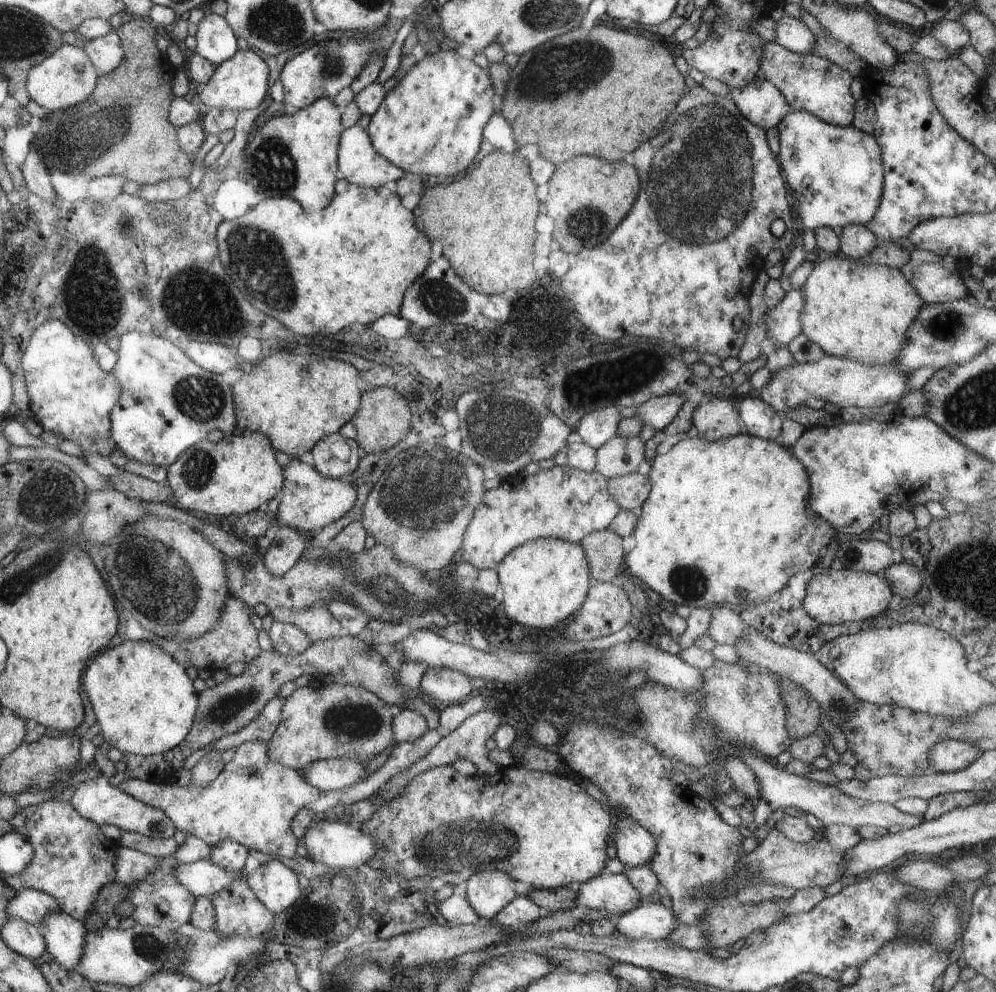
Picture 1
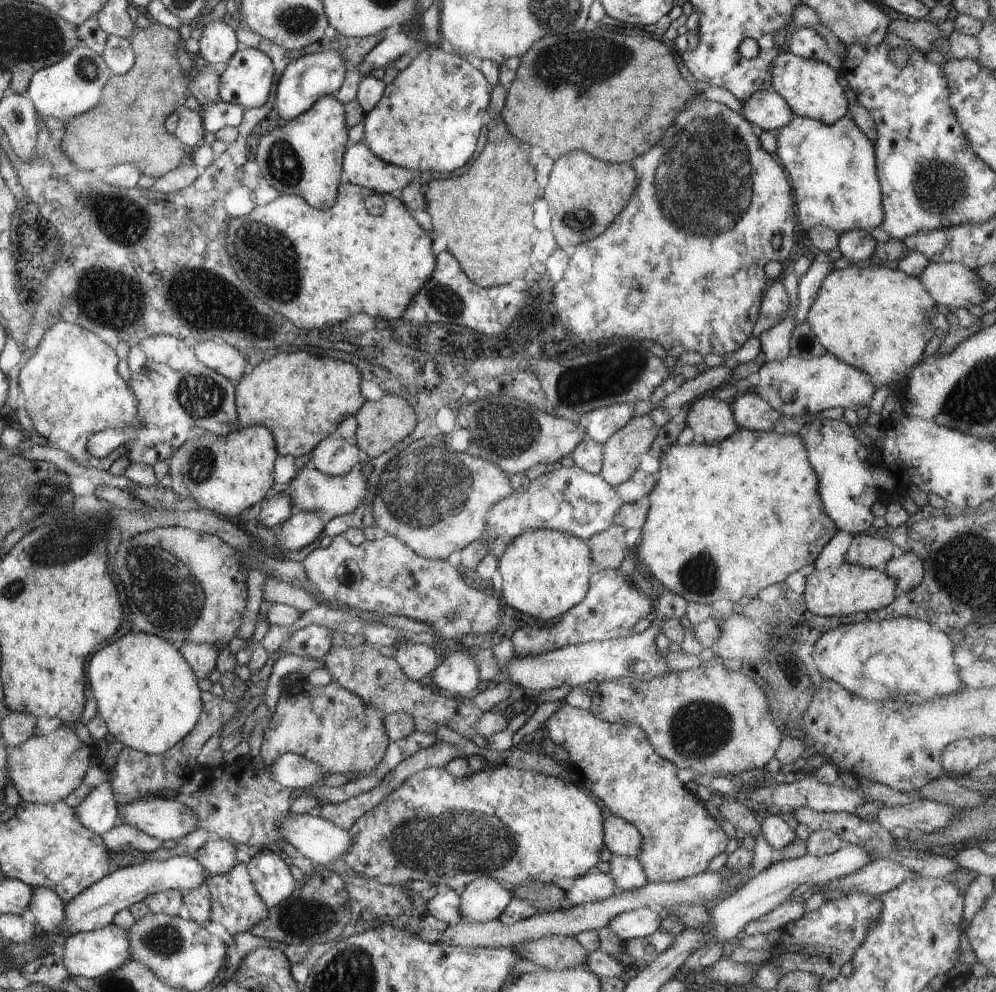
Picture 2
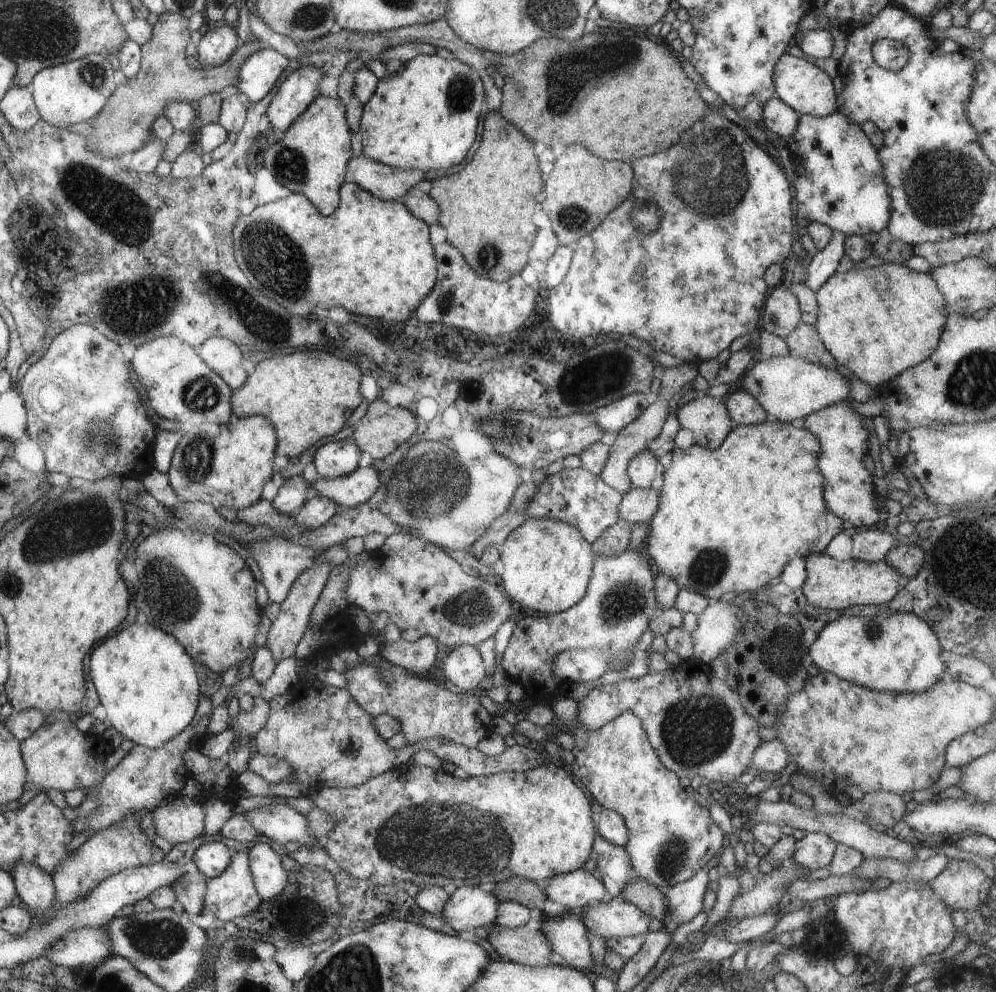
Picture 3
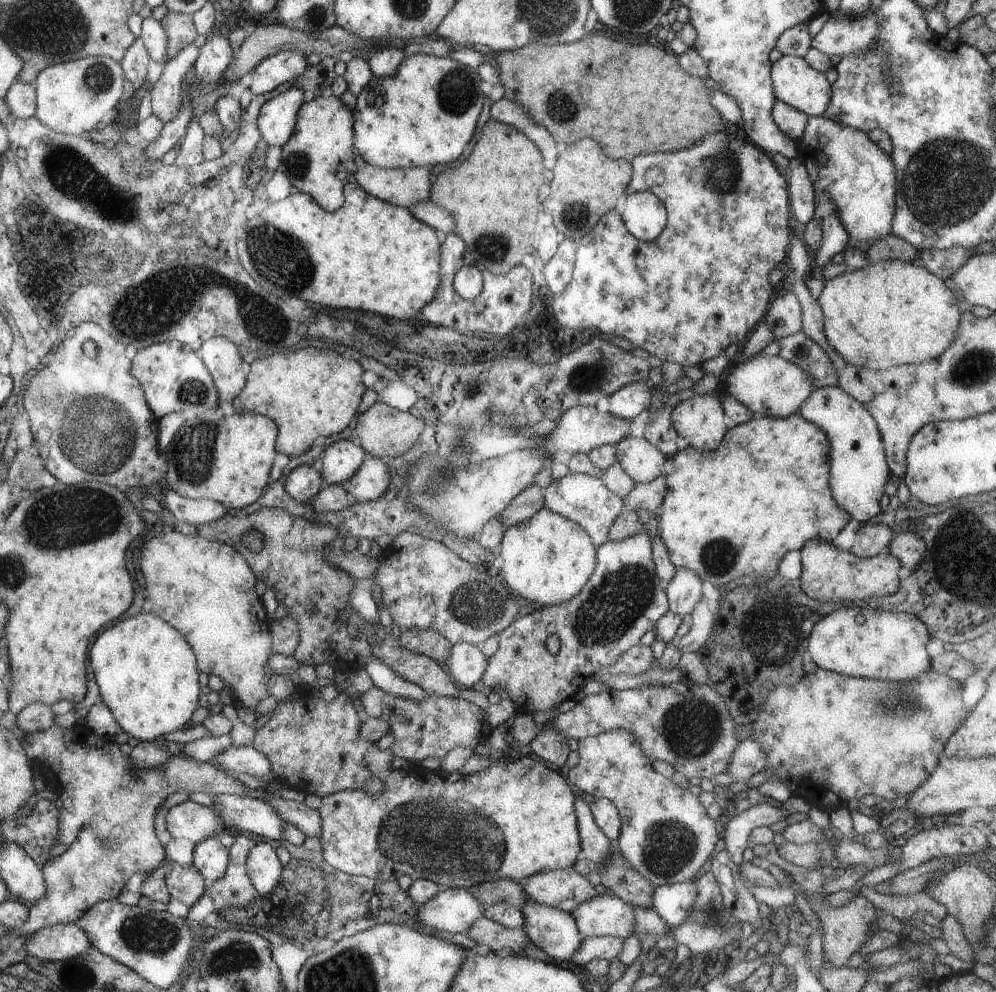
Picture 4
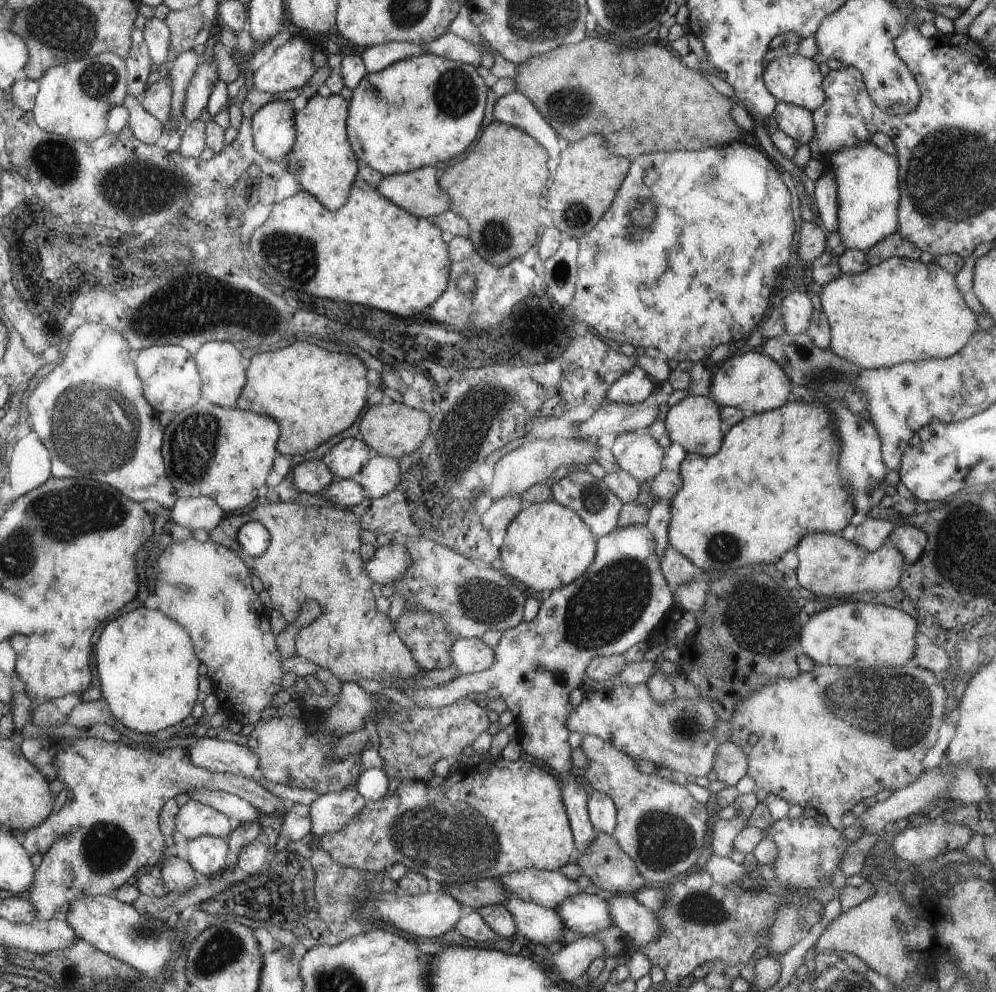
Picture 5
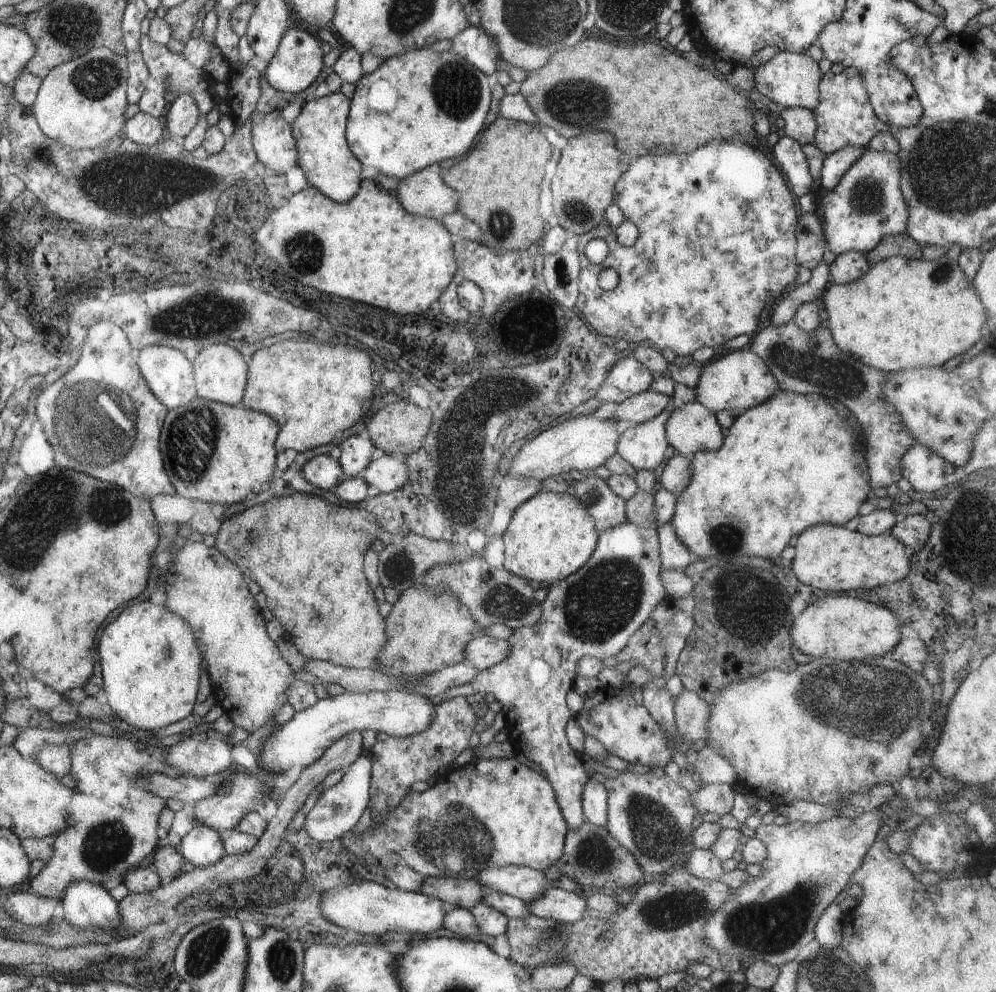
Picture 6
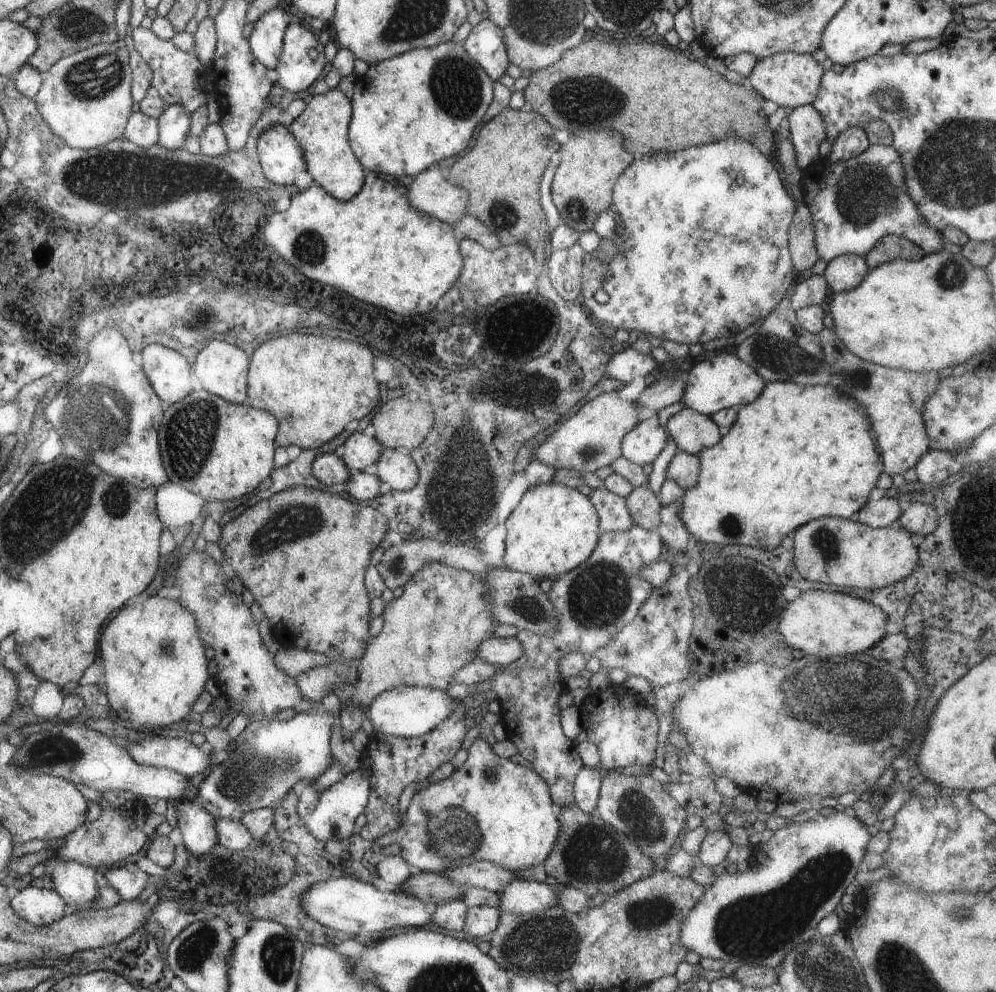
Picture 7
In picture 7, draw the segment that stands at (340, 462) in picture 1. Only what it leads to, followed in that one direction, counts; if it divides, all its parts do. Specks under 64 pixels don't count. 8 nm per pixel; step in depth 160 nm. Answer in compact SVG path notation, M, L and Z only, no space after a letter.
M355 432L344 442L344 452L341 457L349 467L352 476L362 472L366 466L376 464L382 448L376 437L370 437L363 432Z

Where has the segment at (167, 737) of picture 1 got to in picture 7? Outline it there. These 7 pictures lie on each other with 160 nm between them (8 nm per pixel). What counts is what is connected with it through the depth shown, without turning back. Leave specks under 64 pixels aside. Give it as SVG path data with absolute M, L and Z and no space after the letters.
M154 595L131 601L108 622L101 655L110 706L122 720L151 730L184 721L210 678L199 624L176 599Z

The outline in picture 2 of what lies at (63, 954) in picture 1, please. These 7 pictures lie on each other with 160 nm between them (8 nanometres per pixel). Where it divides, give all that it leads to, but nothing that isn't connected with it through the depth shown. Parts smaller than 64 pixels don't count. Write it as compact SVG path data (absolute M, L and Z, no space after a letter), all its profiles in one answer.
M33 887L33 898L29 909L34 918L38 932L61 933L65 925L65 902L48 887Z

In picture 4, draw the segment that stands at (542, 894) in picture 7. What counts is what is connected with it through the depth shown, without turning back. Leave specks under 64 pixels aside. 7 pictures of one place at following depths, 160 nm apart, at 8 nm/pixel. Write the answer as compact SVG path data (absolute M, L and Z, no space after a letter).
M614 894L596 895L582 902L570 913L584 938L632 935L635 927L633 906Z

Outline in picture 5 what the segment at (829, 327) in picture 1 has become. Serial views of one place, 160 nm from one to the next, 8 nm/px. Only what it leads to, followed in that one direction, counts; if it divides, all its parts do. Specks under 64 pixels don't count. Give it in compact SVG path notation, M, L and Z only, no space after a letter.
M892 257L879 262L877 265L869 266L864 272L855 275L841 272L838 278L834 278L834 280L828 282L826 286L819 288L818 293L822 310L824 314L826 314L831 328L831 343L829 347L834 351L834 354L837 354L840 358L851 362L854 366L860 367L861 369L879 369L905 362L948 358L956 354L963 346L966 346L966 343L979 328L976 323L978 310L973 310L968 306L963 294L958 288L955 276L934 262L924 264L919 260Z

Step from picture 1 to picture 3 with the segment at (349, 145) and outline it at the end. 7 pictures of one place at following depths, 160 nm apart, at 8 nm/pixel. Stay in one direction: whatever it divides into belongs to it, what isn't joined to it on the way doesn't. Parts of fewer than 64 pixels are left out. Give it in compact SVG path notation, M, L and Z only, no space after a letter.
M360 155L349 160L347 180L378 198L400 201L418 182L425 180L424 173L420 169L403 171Z

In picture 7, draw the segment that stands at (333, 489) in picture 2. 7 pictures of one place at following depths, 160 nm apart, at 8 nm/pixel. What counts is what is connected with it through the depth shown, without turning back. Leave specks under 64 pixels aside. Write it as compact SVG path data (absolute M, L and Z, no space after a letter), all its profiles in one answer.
M387 449L377 460L378 478L390 484L392 490L412 490L418 484L418 468L410 452Z

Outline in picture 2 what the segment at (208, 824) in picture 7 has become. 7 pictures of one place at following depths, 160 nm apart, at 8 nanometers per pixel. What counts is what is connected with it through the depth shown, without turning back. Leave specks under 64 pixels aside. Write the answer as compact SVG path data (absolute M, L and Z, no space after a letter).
M230 839L210 840L193 857L209 870L211 876L223 875L238 864L235 845Z

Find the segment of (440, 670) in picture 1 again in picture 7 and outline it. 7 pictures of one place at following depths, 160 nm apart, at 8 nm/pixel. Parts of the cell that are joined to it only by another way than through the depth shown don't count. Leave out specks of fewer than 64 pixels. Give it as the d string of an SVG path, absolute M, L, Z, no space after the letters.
M492 636L481 642L480 657L490 664L505 667L517 661L525 653L525 647L516 637Z

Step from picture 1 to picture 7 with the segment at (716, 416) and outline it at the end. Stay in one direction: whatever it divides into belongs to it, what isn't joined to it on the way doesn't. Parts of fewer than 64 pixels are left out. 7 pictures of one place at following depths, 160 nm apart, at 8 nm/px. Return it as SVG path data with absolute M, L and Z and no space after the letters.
M684 407L673 414L666 430L674 438L677 448L693 455L699 455L705 448L714 446L720 439L720 428L711 416Z

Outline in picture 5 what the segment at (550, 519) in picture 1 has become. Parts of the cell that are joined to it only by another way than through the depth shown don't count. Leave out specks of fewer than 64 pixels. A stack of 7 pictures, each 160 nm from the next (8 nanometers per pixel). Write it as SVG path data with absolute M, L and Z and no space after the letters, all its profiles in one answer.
M579 468L577 472L564 476L554 483L551 489L555 500L577 511L597 539L617 527L623 502L606 486L603 480L596 479L584 468Z

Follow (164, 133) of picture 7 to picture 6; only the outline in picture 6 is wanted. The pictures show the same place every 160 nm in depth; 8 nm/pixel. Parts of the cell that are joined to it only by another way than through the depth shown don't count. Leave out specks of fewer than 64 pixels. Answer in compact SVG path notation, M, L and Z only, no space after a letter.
M181 94L171 98L164 116L165 127L171 136L184 138L198 122L201 112L192 95Z

